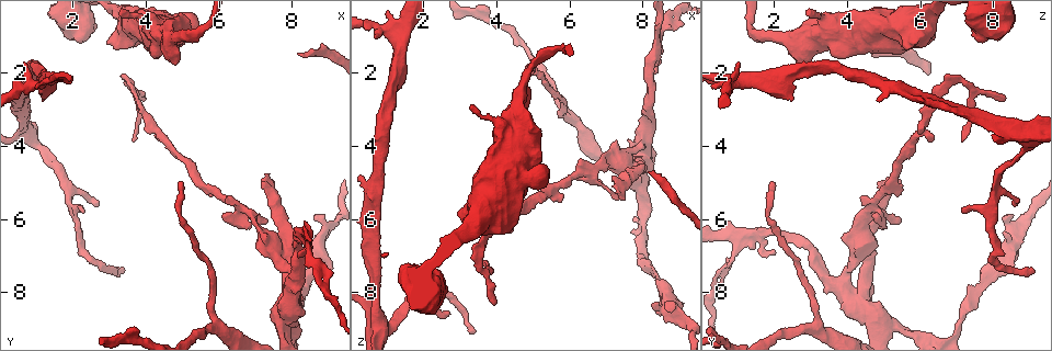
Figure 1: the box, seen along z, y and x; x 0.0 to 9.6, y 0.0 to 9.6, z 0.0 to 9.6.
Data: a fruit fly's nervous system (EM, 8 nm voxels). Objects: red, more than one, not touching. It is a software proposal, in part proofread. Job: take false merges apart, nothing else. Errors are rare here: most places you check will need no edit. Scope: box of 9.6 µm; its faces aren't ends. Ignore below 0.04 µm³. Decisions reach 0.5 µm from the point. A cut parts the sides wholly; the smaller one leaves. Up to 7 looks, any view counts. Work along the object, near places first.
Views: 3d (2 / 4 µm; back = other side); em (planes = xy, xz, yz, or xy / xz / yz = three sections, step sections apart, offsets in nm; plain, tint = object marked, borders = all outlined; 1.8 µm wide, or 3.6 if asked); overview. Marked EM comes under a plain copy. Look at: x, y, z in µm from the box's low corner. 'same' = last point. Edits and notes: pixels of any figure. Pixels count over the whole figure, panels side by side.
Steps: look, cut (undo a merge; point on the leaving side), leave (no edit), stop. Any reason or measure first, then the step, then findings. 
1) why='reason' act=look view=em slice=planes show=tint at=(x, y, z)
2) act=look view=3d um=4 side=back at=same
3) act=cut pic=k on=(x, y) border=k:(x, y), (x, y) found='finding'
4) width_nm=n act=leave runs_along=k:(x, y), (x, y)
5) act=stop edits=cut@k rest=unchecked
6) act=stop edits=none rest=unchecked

why='sudden change in width' act=look view=3d um=4 at=(5.20, 0.55, 4.85)

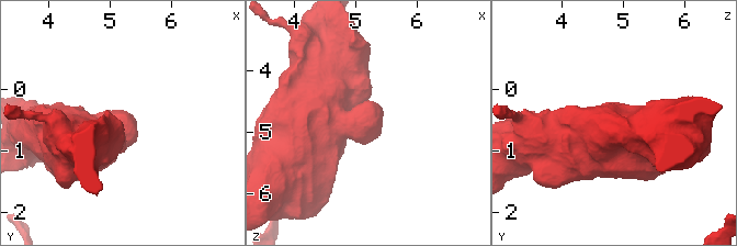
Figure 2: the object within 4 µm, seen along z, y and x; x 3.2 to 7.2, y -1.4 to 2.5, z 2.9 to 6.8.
act=look view=em um=3.6 slice=xy step=8 show=tint at=same

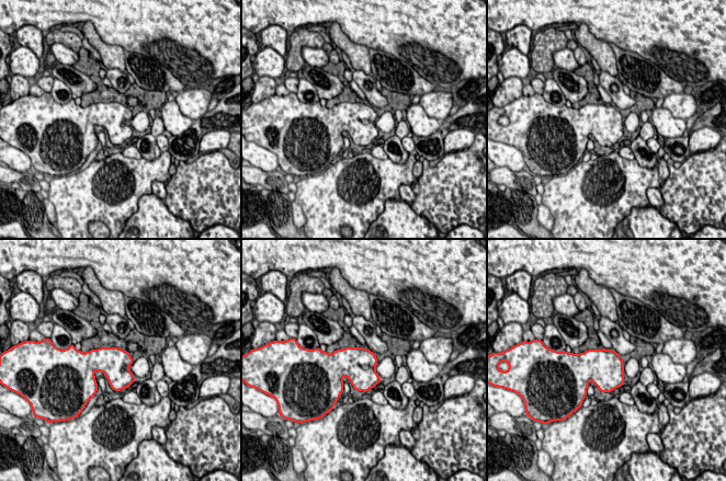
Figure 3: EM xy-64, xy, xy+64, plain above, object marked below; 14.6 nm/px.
why='another direction' act=look view=em um=3.6 slice=yz step=4 show=borders at=same

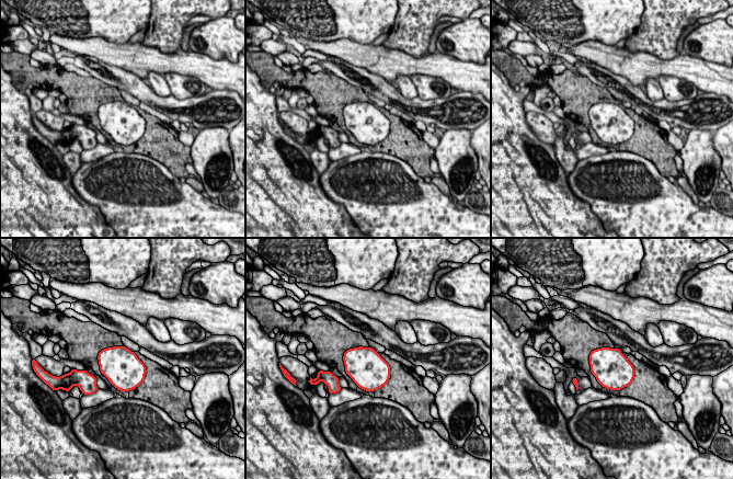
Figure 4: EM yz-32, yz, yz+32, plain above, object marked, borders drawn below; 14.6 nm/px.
act=leave found='continuous, no second neuron'

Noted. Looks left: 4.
why='three arms meet' act=look view=3d um=4 side=back at=(7.55, 6.80, 4.55)

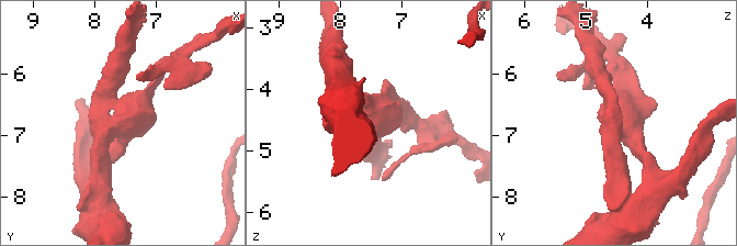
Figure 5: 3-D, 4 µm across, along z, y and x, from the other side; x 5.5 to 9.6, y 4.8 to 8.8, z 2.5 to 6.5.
why='need the tissue' act=look view=em um=3.6 slice=yz step=16 show=tint at=(7.55, 6.75, 4.50)

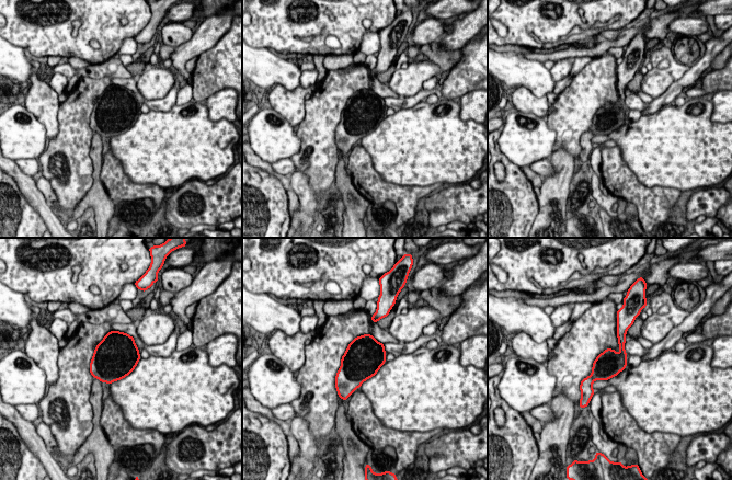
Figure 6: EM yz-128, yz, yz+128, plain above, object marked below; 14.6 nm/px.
why='cut it another way' act=look view=em um=3.6 slice=planes show=tint at=same

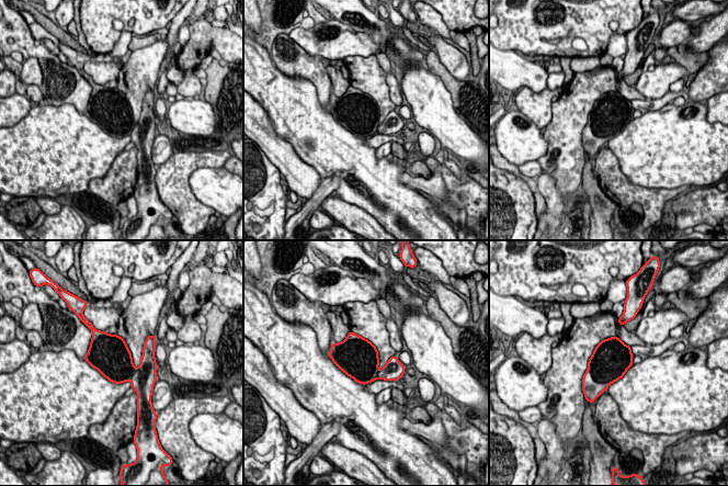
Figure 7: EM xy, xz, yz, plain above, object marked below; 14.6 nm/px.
act=cut pic=7 on=(117, 368) found='a second neuron is stuck on'

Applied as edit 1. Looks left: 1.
act=stop edits=cut@7 rest=unchecked

